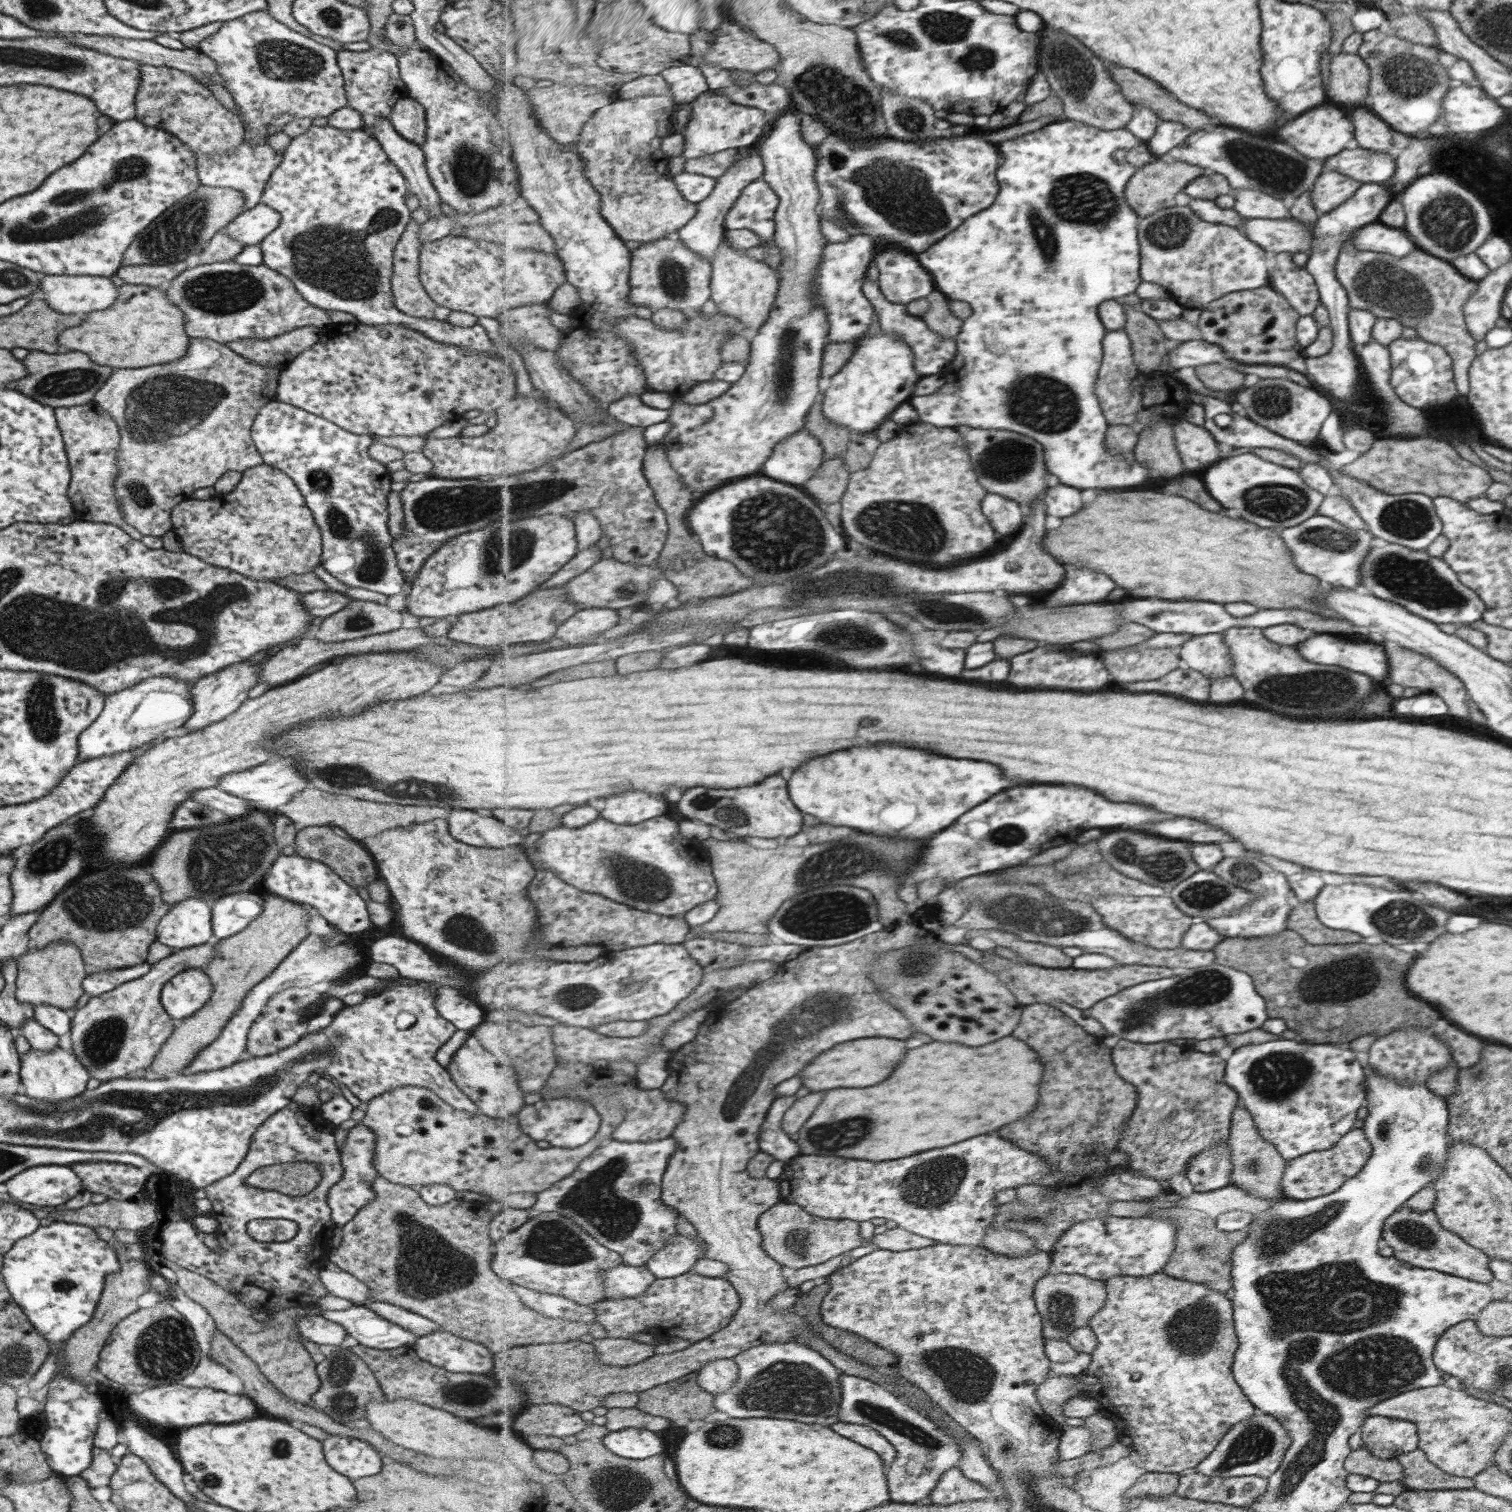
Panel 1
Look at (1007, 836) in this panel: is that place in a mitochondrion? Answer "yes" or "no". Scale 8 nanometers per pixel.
yes

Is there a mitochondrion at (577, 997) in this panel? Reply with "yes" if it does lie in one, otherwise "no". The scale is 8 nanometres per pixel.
yes

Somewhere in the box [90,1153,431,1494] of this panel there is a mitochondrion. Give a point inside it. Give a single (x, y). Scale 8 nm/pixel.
(165, 1349)

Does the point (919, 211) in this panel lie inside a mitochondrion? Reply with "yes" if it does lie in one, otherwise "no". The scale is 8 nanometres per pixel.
yes

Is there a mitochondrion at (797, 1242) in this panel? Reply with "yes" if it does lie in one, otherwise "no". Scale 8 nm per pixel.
yes

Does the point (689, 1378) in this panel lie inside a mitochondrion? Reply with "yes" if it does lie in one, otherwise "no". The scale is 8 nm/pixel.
no

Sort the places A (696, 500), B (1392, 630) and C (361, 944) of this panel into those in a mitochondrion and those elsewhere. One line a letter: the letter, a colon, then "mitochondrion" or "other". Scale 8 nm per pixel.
A: other
B: other
C: other

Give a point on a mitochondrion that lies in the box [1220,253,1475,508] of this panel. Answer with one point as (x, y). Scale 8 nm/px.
(1374, 284)

